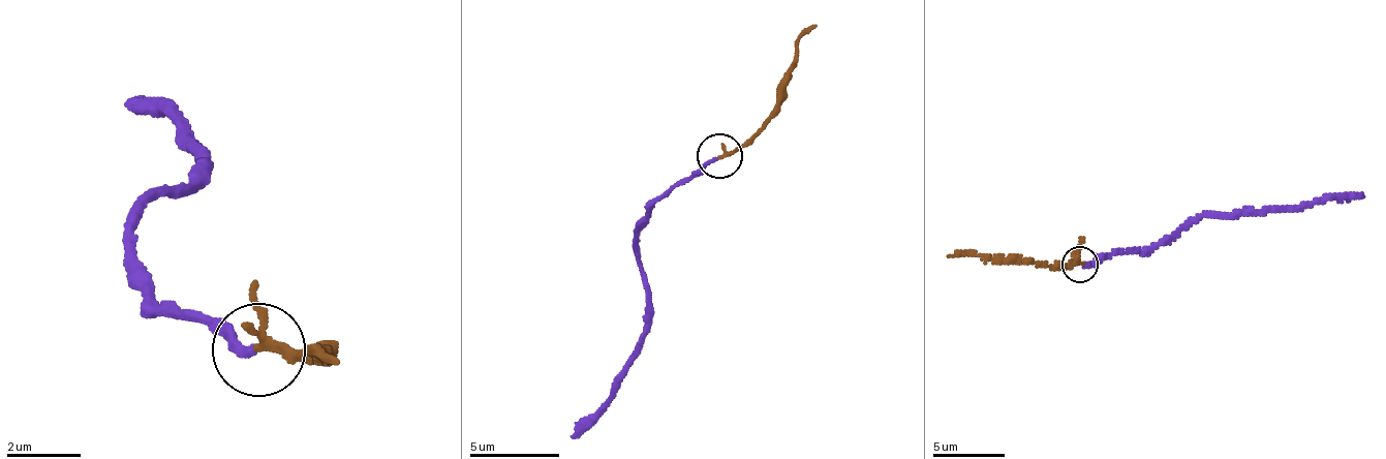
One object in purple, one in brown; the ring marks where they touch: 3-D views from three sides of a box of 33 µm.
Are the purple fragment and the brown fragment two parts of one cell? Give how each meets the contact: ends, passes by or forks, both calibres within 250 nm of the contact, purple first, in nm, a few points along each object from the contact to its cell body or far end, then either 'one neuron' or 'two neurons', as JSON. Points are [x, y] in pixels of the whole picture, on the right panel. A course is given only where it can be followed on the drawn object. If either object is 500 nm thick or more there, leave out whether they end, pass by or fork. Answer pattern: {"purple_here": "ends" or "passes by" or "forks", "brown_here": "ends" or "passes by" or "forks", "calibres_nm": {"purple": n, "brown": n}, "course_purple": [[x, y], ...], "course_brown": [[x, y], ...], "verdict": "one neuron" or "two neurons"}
{"purple_here": "ends", "brown_here": "passes by", "calibres_nm": {"purple": 240, "brown": 190}, "course_purple": [[1083, 263], [1114, 252], [1142, 251], [1202, 215], [1248, 214], [1363, 196]], "course_brown": [[1079, 264], [1042, 266], [968, 255], [948, 256]], "verdict": "one neuron"}

